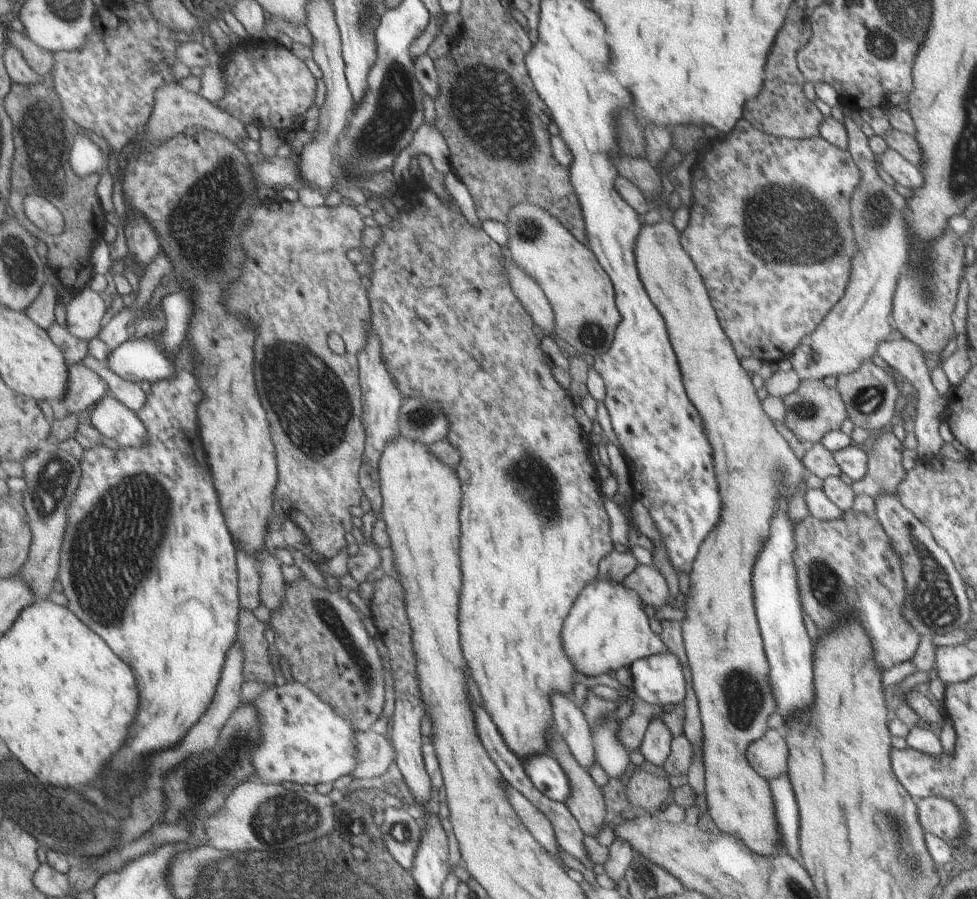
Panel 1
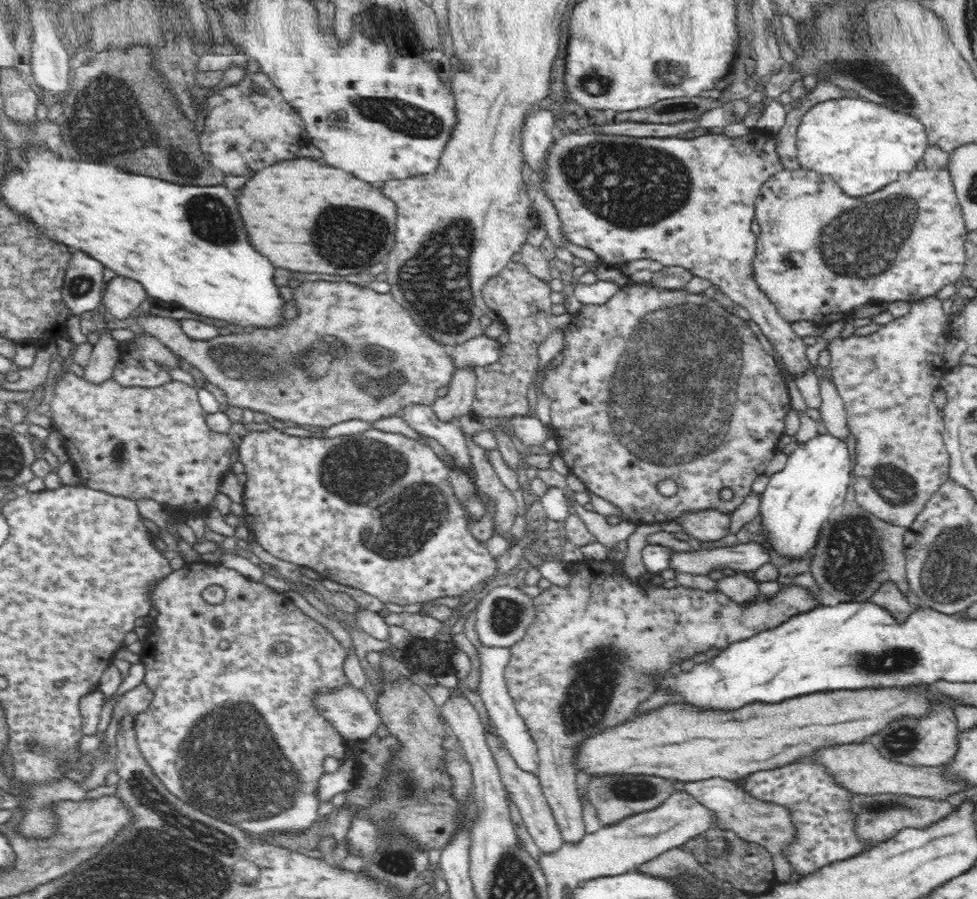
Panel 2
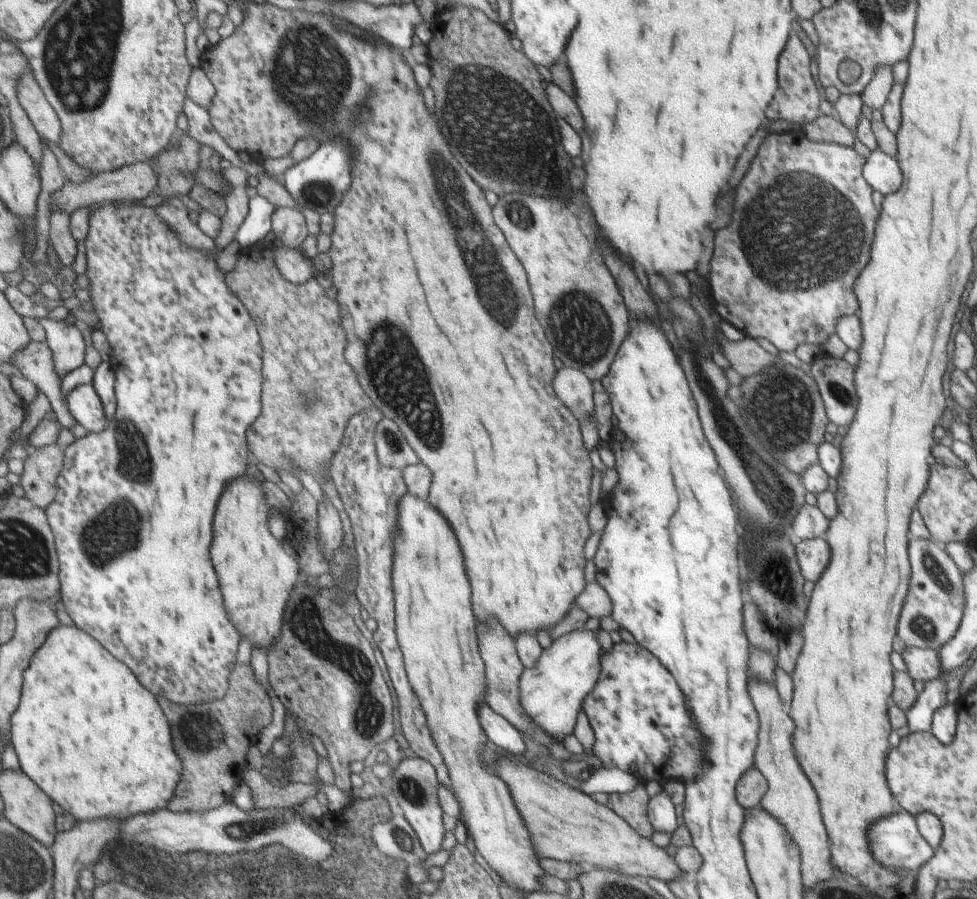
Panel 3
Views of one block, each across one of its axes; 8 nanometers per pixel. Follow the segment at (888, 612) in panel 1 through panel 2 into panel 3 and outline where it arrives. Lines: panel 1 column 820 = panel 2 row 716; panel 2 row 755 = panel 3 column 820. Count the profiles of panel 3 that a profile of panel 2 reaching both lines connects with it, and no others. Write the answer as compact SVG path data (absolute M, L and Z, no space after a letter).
M825 538L801 541L794 549L801 577L805 576L809 582L817 582L829 562L829 546Z

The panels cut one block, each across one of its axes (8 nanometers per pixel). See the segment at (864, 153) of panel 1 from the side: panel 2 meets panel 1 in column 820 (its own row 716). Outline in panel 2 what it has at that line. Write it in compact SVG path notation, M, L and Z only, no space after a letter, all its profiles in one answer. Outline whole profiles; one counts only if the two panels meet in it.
M350 682L340 687L344 687L344 692L324 696L324 719L344 740L364 741L375 734L383 720L360 688Z

